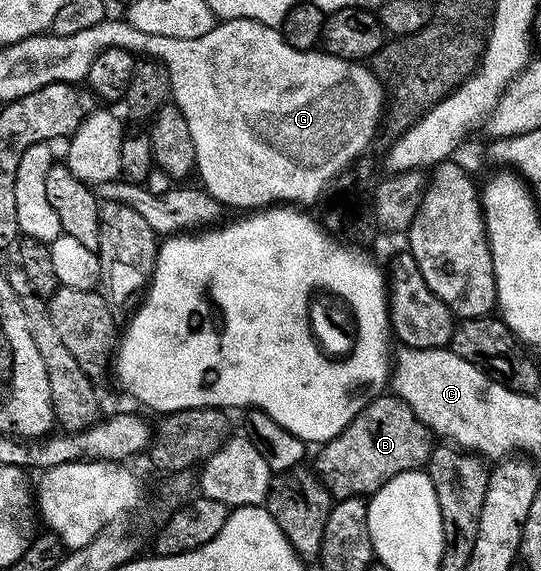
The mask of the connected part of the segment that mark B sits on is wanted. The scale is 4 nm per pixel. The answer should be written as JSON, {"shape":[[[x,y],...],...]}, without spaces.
{"shape":[[[395,395],[373,397],[360,414],[333,441],[323,442],[315,472],[333,498],[371,495],[394,475],[424,469],[434,448],[433,434],[414,411]]]}

